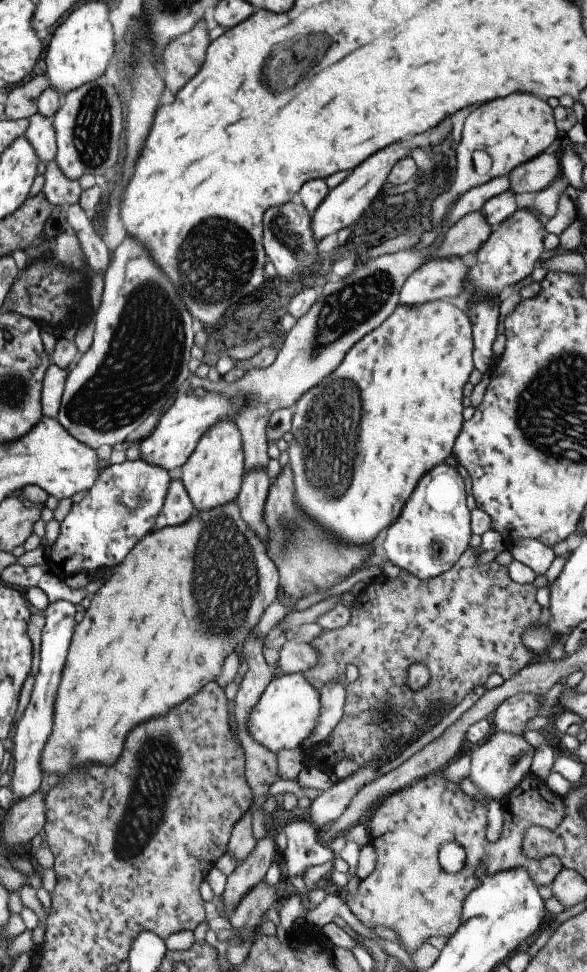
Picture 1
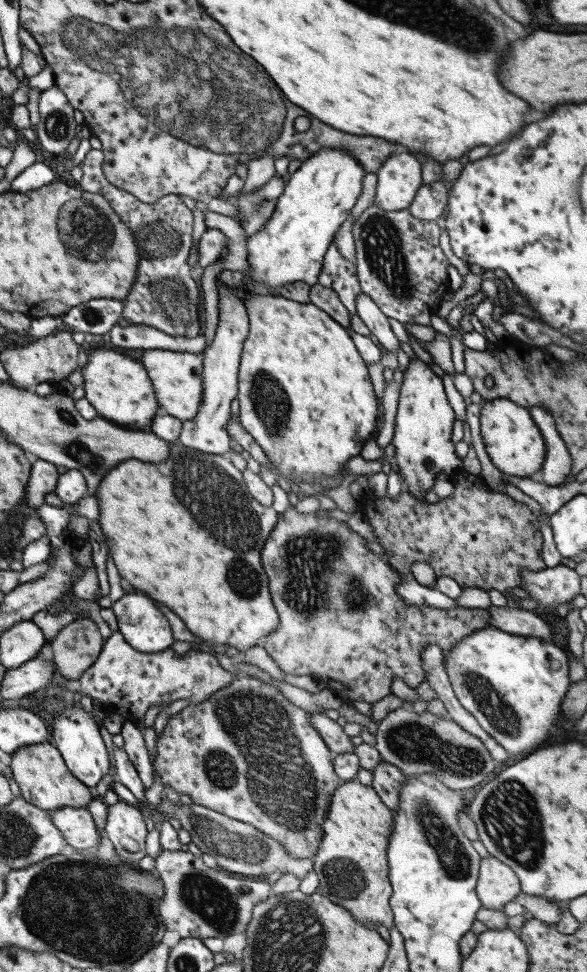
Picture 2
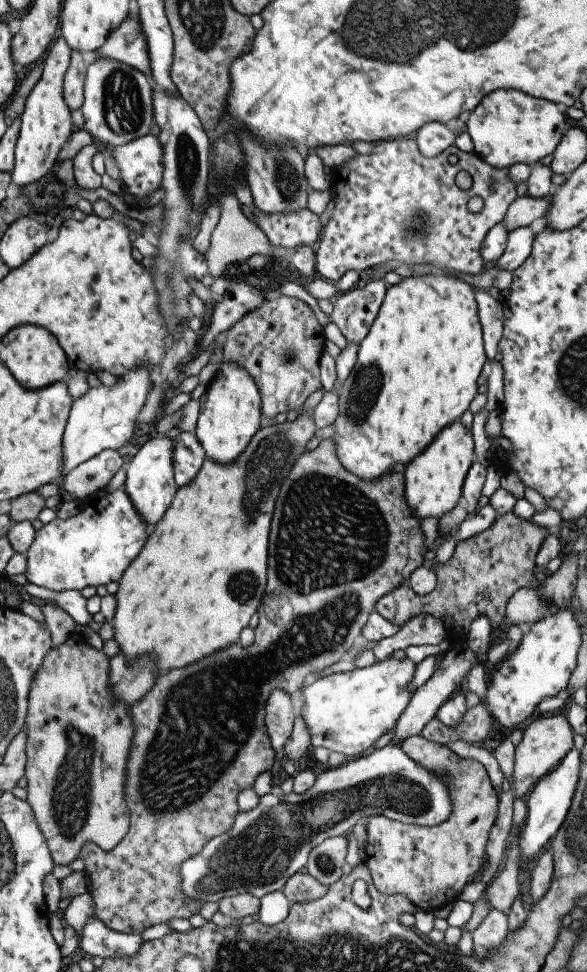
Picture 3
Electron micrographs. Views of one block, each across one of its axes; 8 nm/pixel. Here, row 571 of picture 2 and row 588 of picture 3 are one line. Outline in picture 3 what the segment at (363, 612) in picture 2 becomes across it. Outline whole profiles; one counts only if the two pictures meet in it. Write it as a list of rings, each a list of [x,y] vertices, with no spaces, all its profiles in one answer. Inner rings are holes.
[[[321,440],[315,450],[311,452],[303,452],[291,466],[287,478],[281,482],[277,498],[275,498],[275,506],[273,506],[273,516],[271,516],[271,528],[269,528],[269,544],[267,544],[267,586],[263,590],[263,596],[259,600],[259,608],[257,608],[257,616],[259,616],[259,624],[255,628],[255,640],[249,648],[241,648],[241,644],[229,646],[221,652],[215,652],[203,660],[197,660],[197,664],[189,664],[185,668],[177,668],[173,672],[165,672],[161,676],[155,678],[155,686],[141,698],[137,700],[131,708],[129,708],[129,716],[131,716],[131,724],[133,724],[133,738],[131,738],[131,748],[129,748],[129,756],[127,756],[127,764],[125,764],[125,804],[129,810],[129,830],[127,834],[121,838],[121,842],[105,852],[101,850],[97,844],[93,842],[85,842],[81,846],[81,852],[77,858],[83,860],[83,872],[87,872],[89,876],[89,894],[93,900],[93,920],[103,922],[109,930],[113,932],[121,932],[121,934],[139,934],[145,928],[151,928],[155,924],[169,924],[169,920],[173,918],[191,918],[193,914],[199,914],[199,910],[203,908],[201,902],[191,900],[185,892],[183,892],[183,882],[181,882],[181,864],[185,864],[185,860],[197,856],[205,844],[221,834],[227,834],[231,824],[235,822],[235,816],[239,812],[239,804],[237,804],[237,796],[241,790],[253,788],[255,778],[261,772],[271,772],[275,768],[275,750],[271,748],[271,740],[265,728],[265,702],[269,698],[269,694],[273,690],[283,690],[287,694],[293,694],[297,690],[303,688],[303,684],[307,684],[309,678],[317,678],[319,672],[323,672],[325,668],[333,666],[335,662],[343,660],[347,654],[347,650],[359,642],[361,638],[361,628],[365,626],[369,612],[373,610],[373,606],[377,604],[377,600],[381,600],[381,596],[389,594],[391,590],[395,590],[397,586],[401,586],[403,582],[407,582],[407,578],[413,574],[413,570],[417,570],[423,564],[423,542],[421,542],[421,530],[419,530],[419,522],[413,512],[407,508],[405,502],[405,476],[391,472],[375,482],[365,482],[359,480],[357,476],[353,476],[351,472],[347,472],[339,458],[335,456],[335,444],[333,440]],[[305,512],[309,518],[313,520],[305,520]],[[319,530],[319,532],[317,532]],[[323,530],[331,530],[331,532],[321,532]],[[333,536],[337,536],[339,540],[333,540]],[[317,540],[317,550],[311,550],[313,542]]]

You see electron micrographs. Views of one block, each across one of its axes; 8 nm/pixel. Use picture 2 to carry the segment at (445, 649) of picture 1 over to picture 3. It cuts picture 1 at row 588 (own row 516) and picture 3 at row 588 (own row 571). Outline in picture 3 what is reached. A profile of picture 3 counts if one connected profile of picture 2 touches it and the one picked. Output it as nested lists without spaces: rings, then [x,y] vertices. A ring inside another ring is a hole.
[[[511,512],[505,516],[499,516],[493,526],[489,526],[485,532],[471,536],[463,542],[457,542],[455,552],[451,554],[449,562],[439,564],[431,568],[437,576],[435,588],[427,596],[415,594],[407,582],[391,590],[389,594],[381,596],[377,604],[373,606],[379,616],[389,620],[393,626],[405,624],[415,616],[433,616],[435,620],[441,620],[445,624],[445,646],[451,652],[457,652],[463,648],[465,636],[469,632],[469,624],[475,618],[485,616],[491,626],[491,642],[489,646],[505,642],[505,628],[507,628],[507,614],[505,608],[509,604],[509,598],[523,588],[539,590],[541,580],[535,578],[533,568],[535,556],[543,544],[543,538],[549,530],[543,530],[529,520],[515,518]]]

